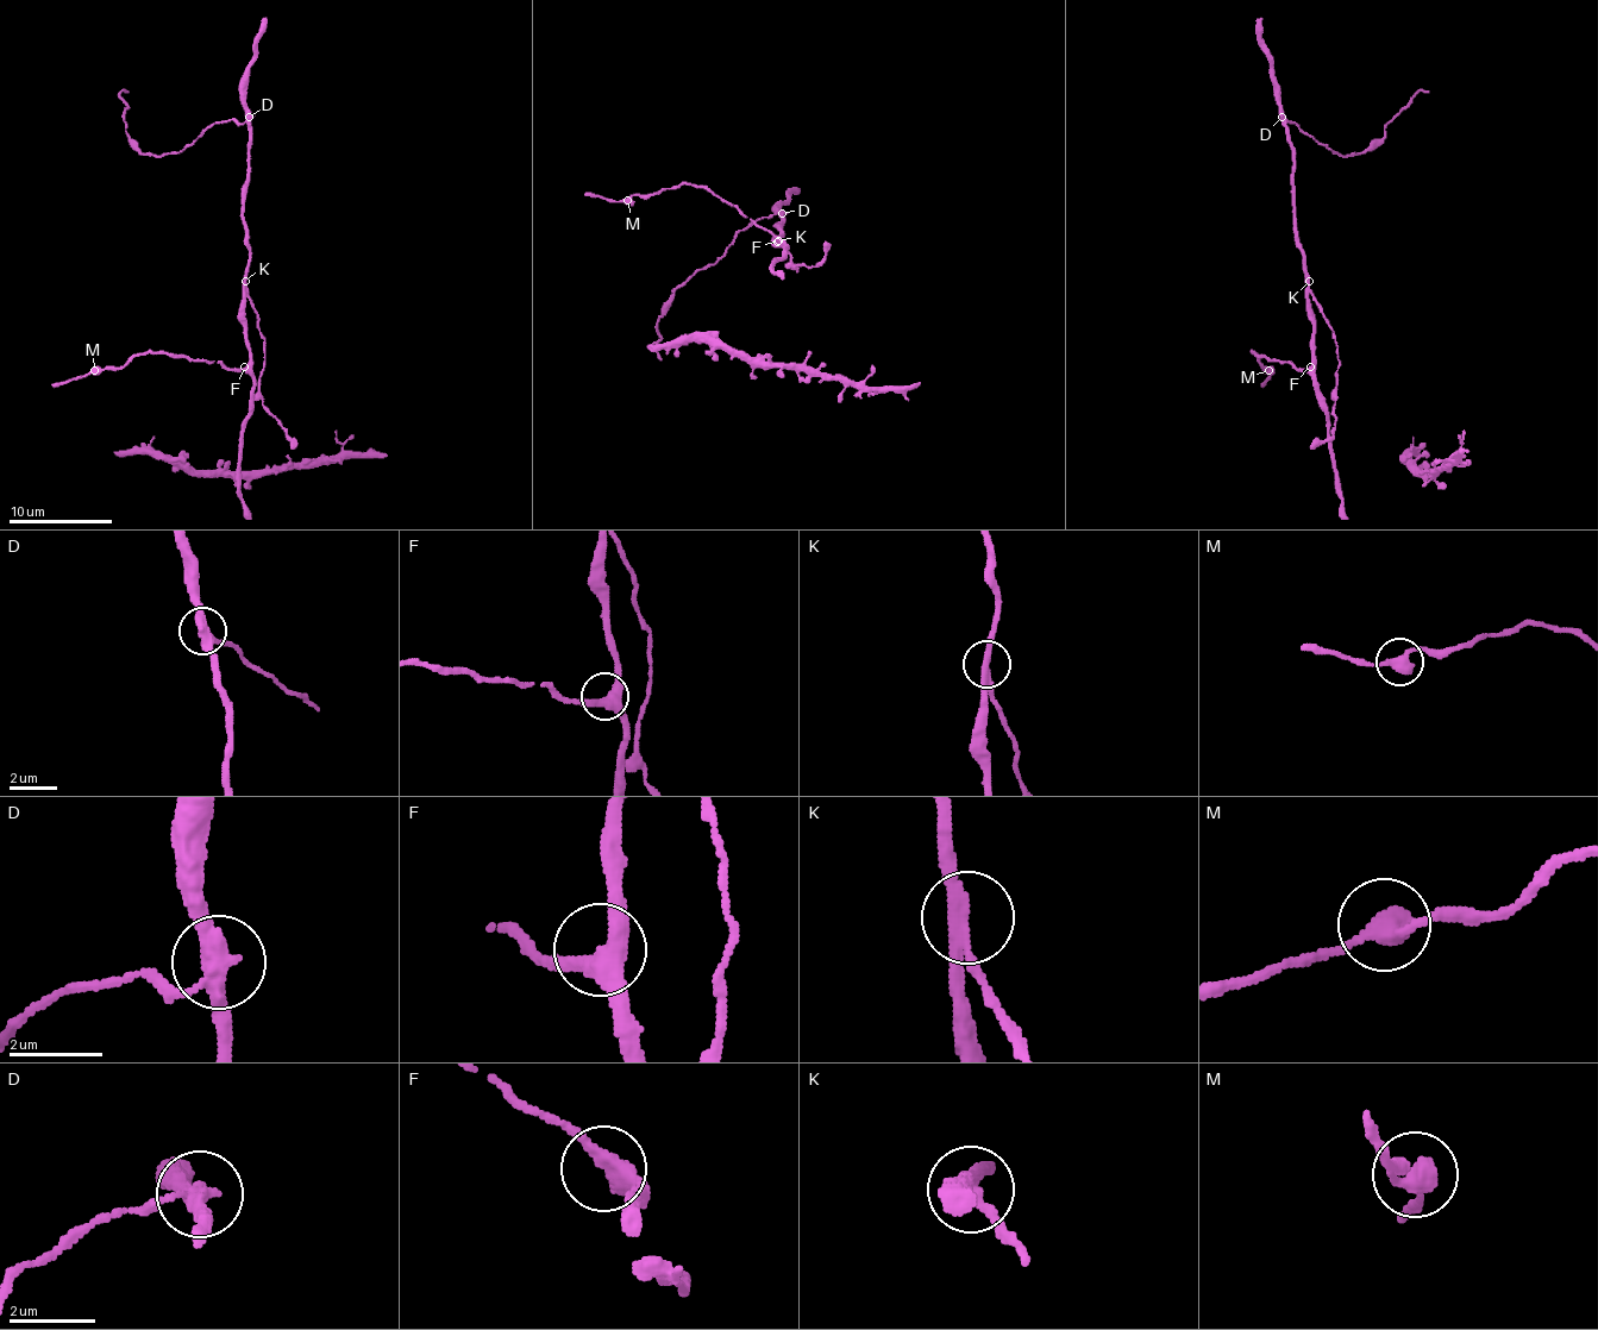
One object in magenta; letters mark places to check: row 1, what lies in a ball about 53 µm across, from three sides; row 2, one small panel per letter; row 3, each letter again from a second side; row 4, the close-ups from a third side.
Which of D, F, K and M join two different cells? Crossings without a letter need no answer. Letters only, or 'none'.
D, K

